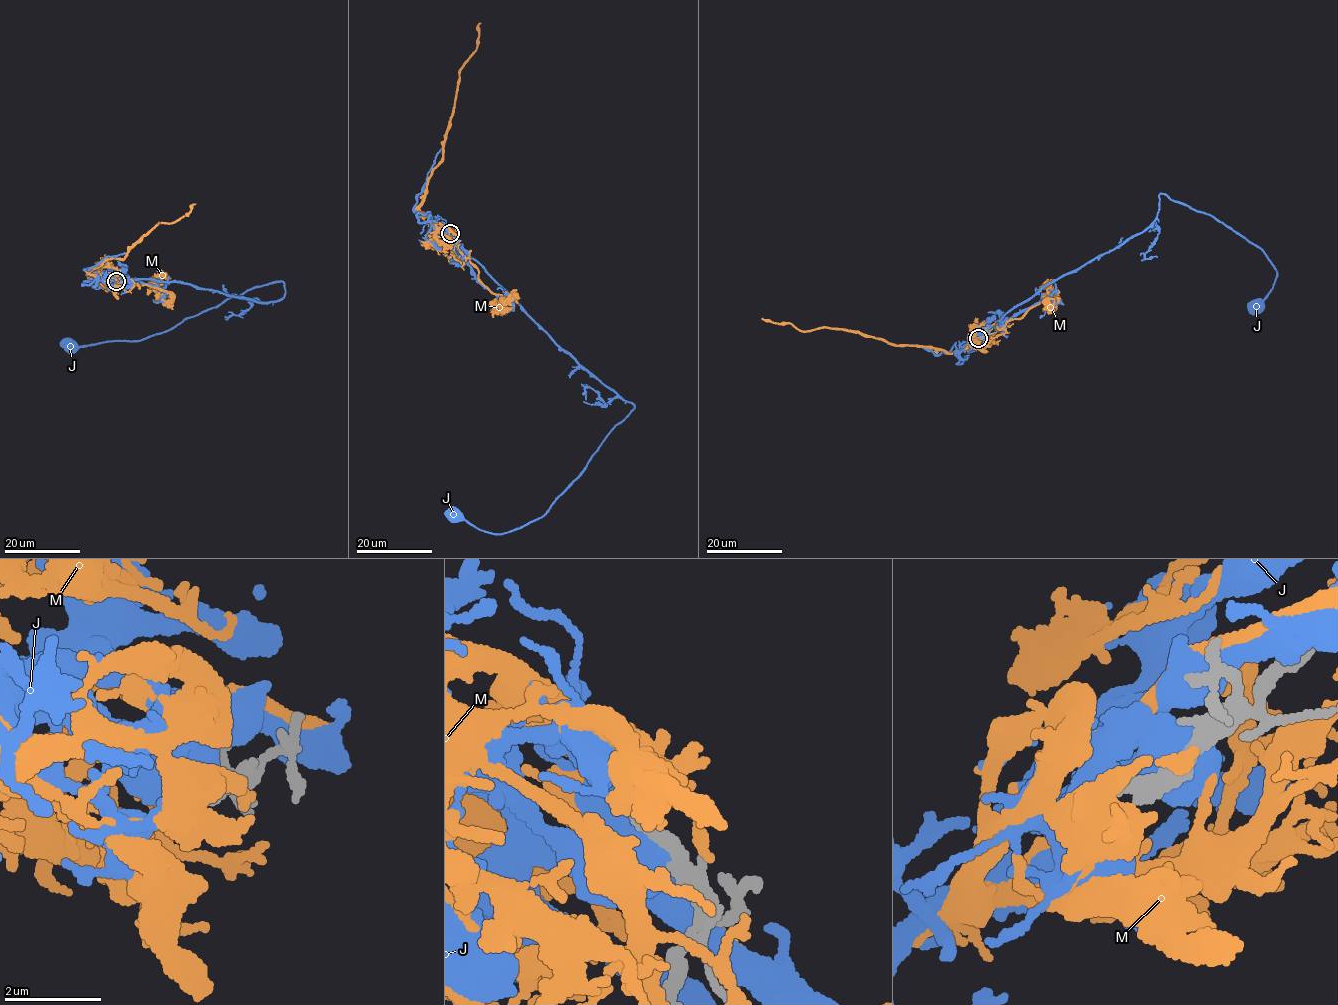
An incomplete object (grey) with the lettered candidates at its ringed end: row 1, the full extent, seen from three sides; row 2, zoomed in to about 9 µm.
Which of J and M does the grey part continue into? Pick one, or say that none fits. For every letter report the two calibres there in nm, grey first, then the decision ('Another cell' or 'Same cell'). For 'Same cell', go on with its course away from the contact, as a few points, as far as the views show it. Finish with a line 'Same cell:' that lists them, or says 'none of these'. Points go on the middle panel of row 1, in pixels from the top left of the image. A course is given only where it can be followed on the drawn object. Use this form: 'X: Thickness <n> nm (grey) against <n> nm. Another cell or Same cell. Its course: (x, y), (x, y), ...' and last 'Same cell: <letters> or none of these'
J: Thickness 320 nm (grey) against 440 nm. Another cell
M: Thickness 320 nm (grey) against 480 nm. Same cell. Its course: (450, 233), (433, 223), (420, 206), (428, 177), (442, 157), (461, 67), (476, 49), (480, 23)
Same cell: M

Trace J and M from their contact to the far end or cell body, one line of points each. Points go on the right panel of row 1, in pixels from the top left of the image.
J: (977, 338), (1040, 288), (1145, 230), (1156, 216), (1159, 194), (1214, 216), (1263, 251), (1277, 274), (1256, 304)
M: (977, 339), (952, 353), (892, 345), (841, 329), (802, 331), (790, 324), (762, 318)

